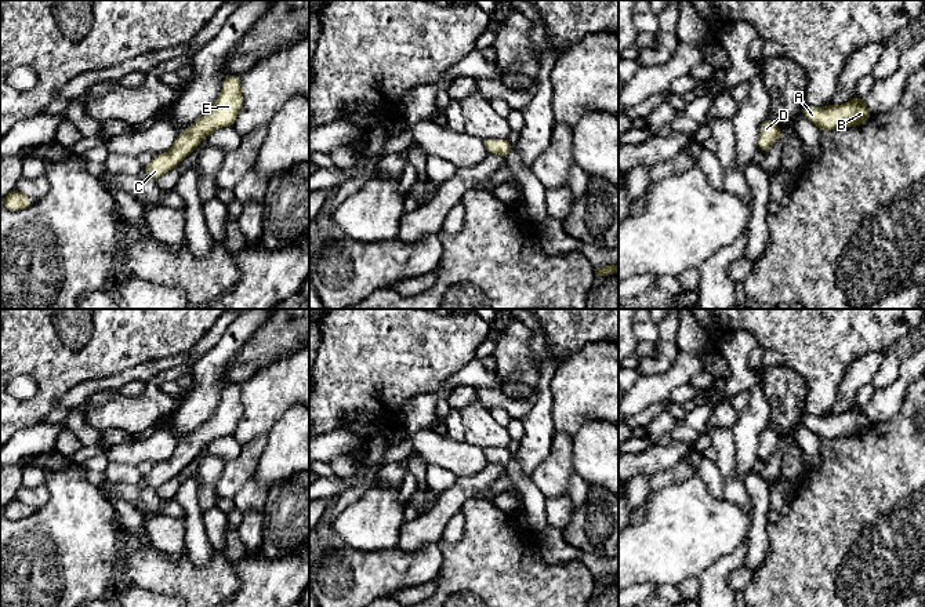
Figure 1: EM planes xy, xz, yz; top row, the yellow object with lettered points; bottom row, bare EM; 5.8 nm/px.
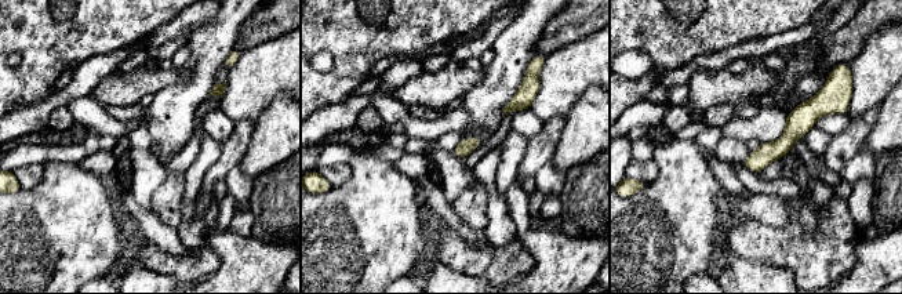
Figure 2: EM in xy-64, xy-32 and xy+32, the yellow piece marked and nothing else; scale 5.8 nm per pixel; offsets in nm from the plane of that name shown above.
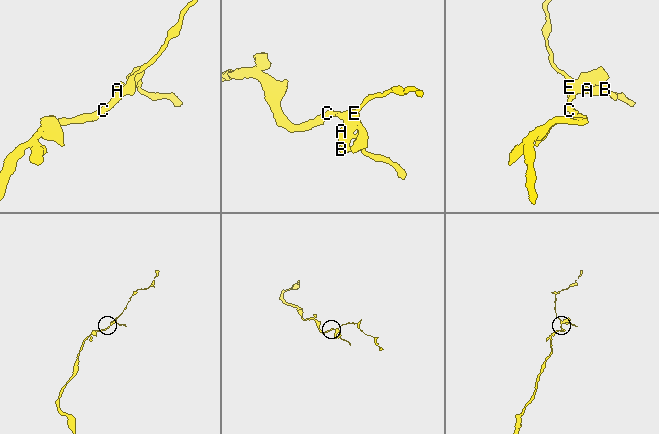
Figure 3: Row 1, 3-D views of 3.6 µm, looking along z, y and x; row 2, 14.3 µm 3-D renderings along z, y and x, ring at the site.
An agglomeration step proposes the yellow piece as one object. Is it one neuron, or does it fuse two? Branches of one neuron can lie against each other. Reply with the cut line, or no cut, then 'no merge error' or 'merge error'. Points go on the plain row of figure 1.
cut none; no merge error

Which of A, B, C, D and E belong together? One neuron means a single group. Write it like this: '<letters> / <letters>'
A B C D E

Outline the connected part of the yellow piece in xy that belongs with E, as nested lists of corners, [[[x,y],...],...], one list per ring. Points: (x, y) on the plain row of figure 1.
[[[228,384],[213,417],[195,433],[175,446],[168,461],[156,464],[145,476],[145,484],[148,487],[159,488],[162,484],[175,477],[214,439],[233,436],[242,414],[240,384]]]

